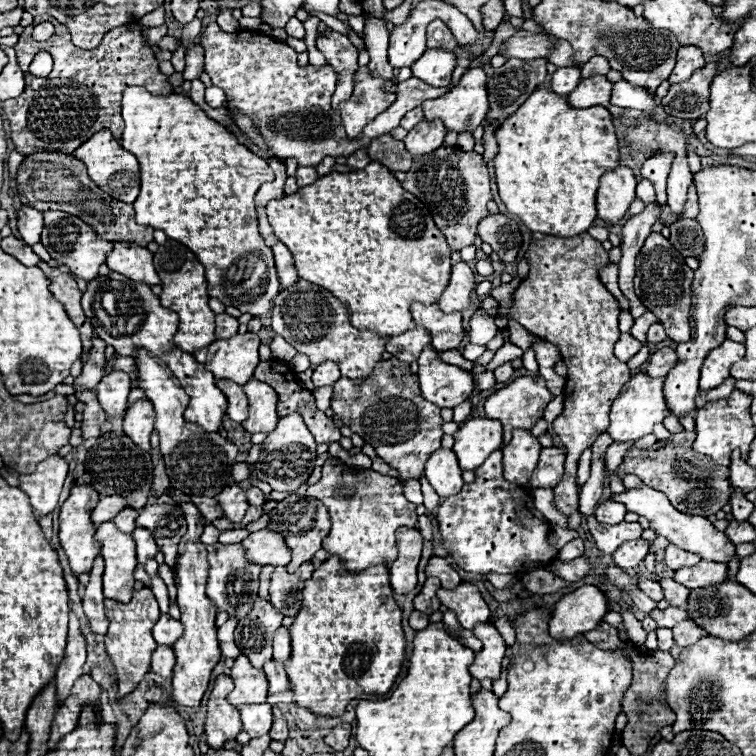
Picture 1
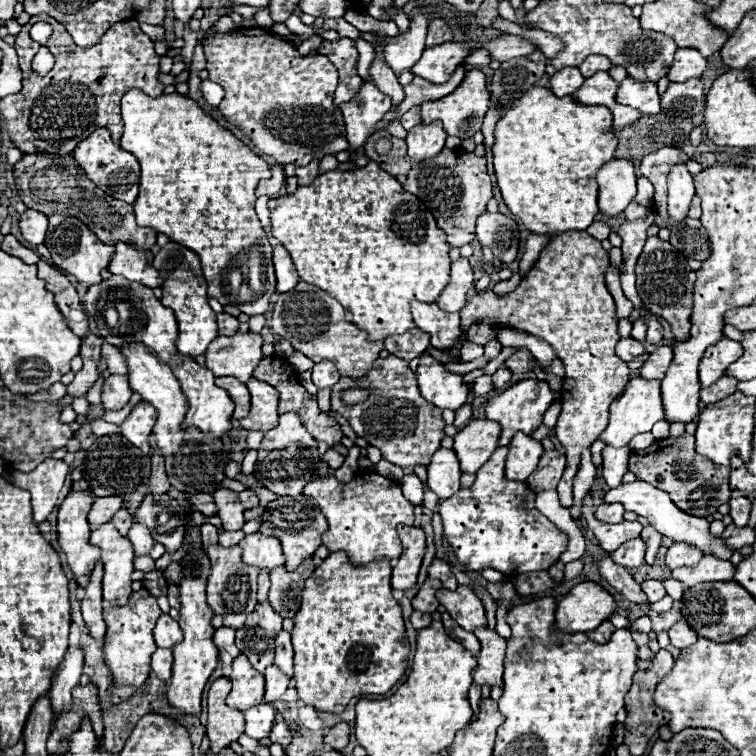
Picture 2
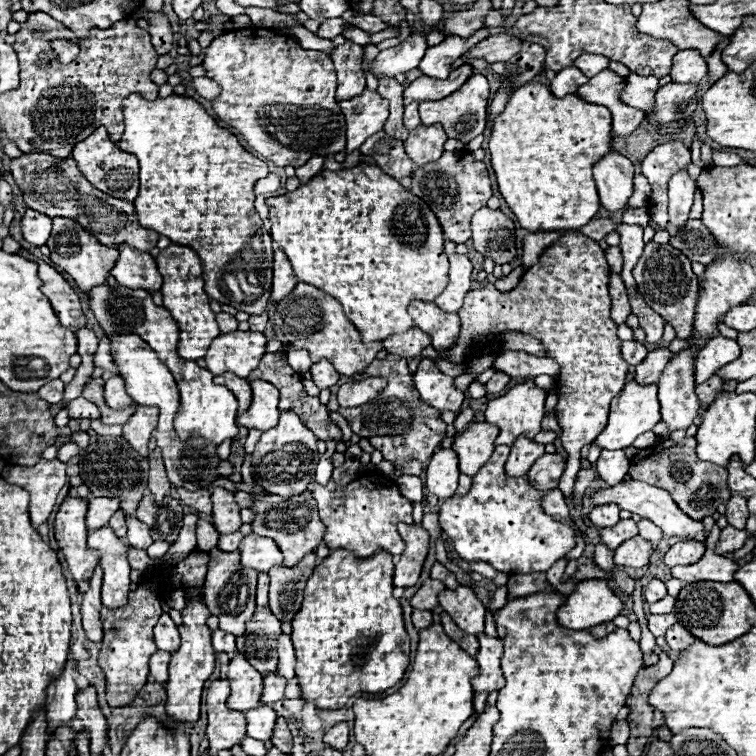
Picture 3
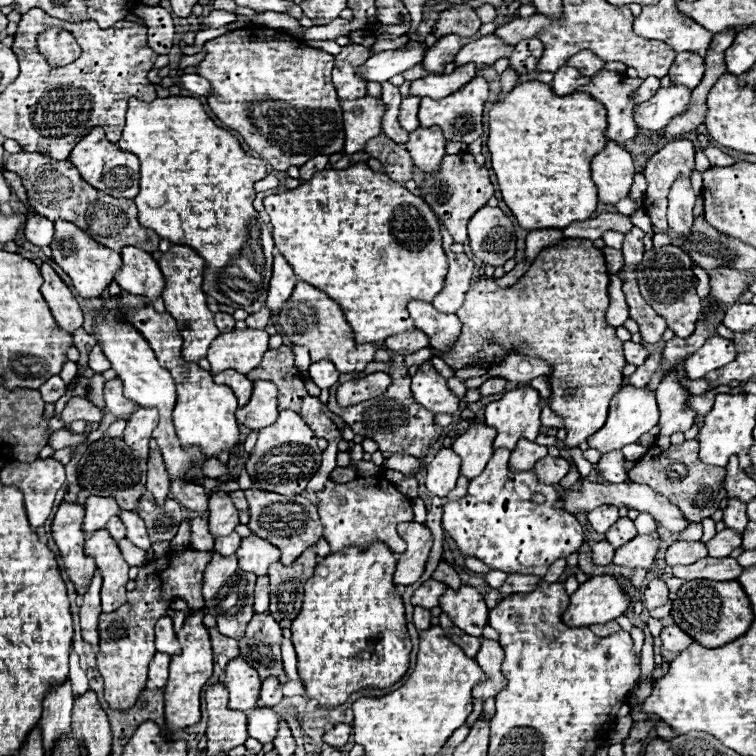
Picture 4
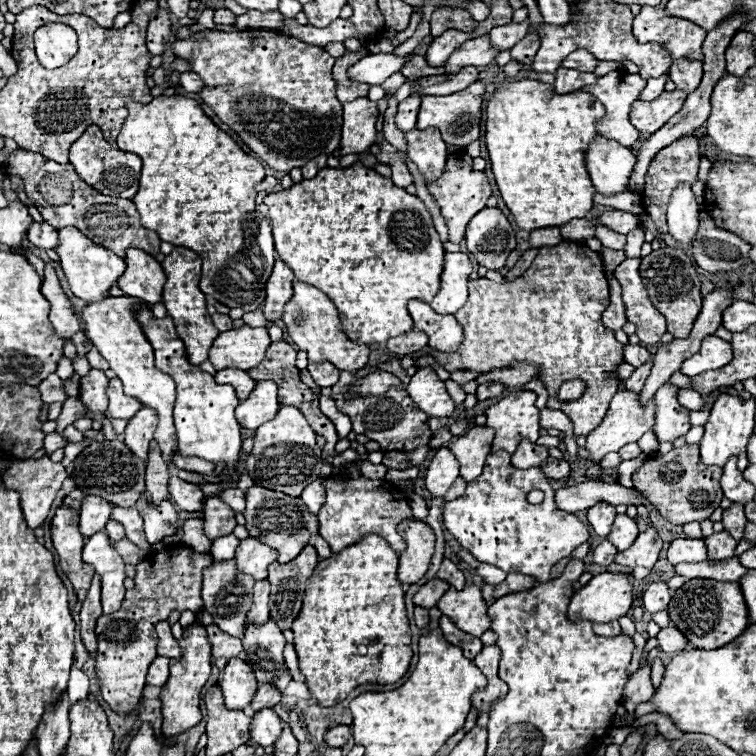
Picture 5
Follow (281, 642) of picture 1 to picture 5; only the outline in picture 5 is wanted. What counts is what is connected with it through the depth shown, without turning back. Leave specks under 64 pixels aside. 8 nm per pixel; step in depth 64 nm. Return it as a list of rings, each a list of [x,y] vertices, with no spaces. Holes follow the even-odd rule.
[[[292,644],[284,646],[284,662],[286,662],[286,666],[288,666],[288,670],[290,670],[294,680],[304,680],[304,676],[298,670],[298,658],[296,658],[296,652],[294,652]]]

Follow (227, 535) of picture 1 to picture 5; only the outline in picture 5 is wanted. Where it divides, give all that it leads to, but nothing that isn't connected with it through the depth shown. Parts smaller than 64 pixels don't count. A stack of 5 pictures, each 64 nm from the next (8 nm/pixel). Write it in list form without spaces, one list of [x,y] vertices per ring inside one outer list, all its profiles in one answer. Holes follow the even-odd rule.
[[[230,534],[226,538],[216,538],[212,542],[210,554],[214,560],[230,560],[230,558],[234,558],[234,550],[238,544],[240,544],[240,540],[234,534]]]

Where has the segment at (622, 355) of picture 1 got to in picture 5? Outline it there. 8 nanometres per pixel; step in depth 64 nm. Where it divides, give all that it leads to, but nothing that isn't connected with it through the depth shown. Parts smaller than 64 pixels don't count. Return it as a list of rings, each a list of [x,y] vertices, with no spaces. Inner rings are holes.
[[[626,344],[624,346],[624,362],[632,364],[632,366],[642,366],[646,364],[646,360],[650,358],[650,352],[638,344]]]

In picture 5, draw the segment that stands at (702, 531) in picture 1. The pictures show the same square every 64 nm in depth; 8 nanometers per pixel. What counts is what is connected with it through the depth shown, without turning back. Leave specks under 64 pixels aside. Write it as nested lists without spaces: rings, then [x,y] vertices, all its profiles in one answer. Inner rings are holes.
[[[588,480],[570,488],[556,490],[556,506],[570,514],[588,510],[598,502],[608,502],[612,506],[618,506],[618,504],[642,506],[646,502],[646,496],[640,490],[626,488],[622,484],[608,484],[608,482],[596,482],[596,480]]]

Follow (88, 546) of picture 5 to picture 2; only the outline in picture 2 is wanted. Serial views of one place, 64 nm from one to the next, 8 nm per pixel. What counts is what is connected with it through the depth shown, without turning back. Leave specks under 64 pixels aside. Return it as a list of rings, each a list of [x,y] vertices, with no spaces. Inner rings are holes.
[[[106,524],[92,532],[90,544],[100,546],[104,562],[104,600],[114,606],[124,606],[132,594],[134,548],[132,542]]]

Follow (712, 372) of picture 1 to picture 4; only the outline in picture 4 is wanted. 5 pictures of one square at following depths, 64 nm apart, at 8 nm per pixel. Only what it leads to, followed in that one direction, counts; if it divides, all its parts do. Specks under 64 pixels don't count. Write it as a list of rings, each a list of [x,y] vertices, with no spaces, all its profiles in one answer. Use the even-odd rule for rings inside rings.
[[[718,334],[710,336],[704,346],[686,360],[686,372],[690,380],[700,380],[708,372],[730,364],[736,358],[736,346],[732,340],[726,340]]]

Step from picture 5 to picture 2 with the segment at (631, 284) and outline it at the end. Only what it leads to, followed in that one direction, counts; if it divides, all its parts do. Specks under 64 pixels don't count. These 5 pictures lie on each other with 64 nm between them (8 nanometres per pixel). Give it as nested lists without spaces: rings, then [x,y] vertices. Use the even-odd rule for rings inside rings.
[[[652,316],[652,318],[648,320],[648,338],[646,338],[646,342],[658,344],[662,338],[664,338],[664,328],[662,328],[660,322],[656,320],[656,316]]]

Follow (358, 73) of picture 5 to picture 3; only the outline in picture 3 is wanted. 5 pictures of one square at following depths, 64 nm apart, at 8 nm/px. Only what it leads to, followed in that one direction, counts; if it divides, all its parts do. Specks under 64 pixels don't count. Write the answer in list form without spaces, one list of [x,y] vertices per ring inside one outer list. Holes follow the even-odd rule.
[[[412,30],[410,36],[392,48],[382,50],[376,60],[372,60],[372,72],[378,76],[396,76],[406,74],[408,70],[420,64],[420,58],[426,52],[426,36],[422,30]]]

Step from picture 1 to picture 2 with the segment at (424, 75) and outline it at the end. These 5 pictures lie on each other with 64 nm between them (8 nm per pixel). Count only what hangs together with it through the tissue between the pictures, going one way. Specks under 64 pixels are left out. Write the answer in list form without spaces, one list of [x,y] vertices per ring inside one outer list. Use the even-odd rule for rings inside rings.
[[[478,38],[462,40],[462,42],[444,42],[444,44],[426,48],[422,58],[412,68],[412,72],[434,84],[448,82],[450,74],[456,70],[456,66],[462,64],[462,60],[468,56],[468,52],[476,42]]]

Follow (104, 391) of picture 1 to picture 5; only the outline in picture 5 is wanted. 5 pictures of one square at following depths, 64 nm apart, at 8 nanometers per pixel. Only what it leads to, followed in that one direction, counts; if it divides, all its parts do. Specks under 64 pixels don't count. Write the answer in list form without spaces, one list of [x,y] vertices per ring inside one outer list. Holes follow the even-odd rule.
[[[118,378],[110,380],[110,386],[108,386],[106,394],[108,394],[108,410],[106,410],[106,414],[110,418],[130,420],[142,408],[142,404],[136,398],[130,398],[130,396],[126,396],[122,392],[122,382]]]

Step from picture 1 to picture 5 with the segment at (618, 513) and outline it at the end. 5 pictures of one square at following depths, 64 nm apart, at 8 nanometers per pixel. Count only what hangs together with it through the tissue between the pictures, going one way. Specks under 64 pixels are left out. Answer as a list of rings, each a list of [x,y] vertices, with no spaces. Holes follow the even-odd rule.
[[[600,502],[598,506],[592,506],[588,510],[588,522],[590,522],[592,530],[598,536],[610,534],[610,528],[612,528],[614,518],[616,518],[616,508],[610,506],[610,504],[606,504],[606,502]]]

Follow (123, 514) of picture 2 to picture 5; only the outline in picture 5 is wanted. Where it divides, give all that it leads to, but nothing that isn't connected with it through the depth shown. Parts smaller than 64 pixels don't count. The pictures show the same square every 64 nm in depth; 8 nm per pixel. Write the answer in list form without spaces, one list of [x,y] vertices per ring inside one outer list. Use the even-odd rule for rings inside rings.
[[[108,520],[108,524],[106,524],[106,534],[114,540],[114,542],[118,542],[118,540],[122,540],[124,538],[124,526],[120,524],[120,522],[114,522],[114,520]]]

